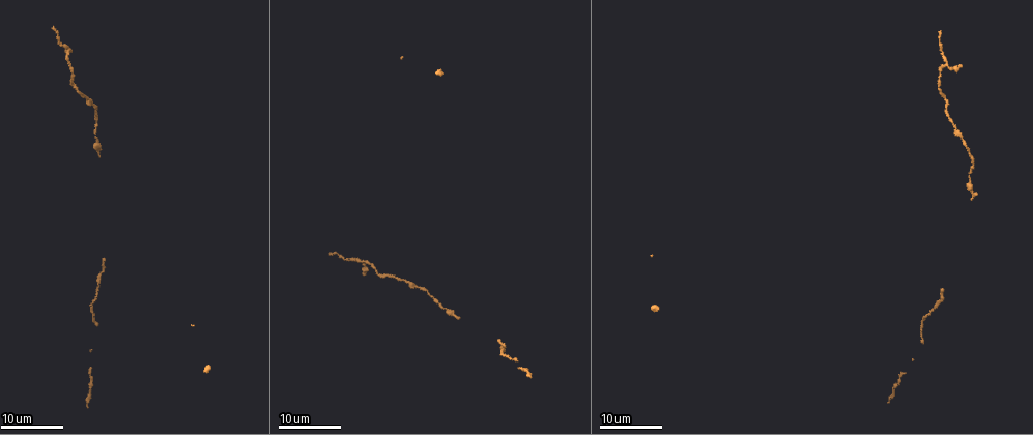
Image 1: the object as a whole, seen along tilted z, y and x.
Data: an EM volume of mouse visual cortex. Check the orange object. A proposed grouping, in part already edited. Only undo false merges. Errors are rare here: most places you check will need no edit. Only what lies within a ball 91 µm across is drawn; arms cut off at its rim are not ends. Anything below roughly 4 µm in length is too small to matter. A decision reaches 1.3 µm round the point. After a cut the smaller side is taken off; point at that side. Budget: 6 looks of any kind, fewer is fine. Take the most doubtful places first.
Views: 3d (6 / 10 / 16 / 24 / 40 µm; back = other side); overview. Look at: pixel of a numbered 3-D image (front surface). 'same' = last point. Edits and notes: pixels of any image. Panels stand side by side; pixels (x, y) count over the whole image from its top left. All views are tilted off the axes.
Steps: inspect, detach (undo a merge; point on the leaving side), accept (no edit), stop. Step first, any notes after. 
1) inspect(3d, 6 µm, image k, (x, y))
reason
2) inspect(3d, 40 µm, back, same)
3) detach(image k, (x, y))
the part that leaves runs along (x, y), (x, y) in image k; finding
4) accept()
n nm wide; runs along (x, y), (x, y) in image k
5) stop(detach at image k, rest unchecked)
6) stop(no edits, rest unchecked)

inspect(3d, 16 µm, image 1, (382, 276))
thick turns thin

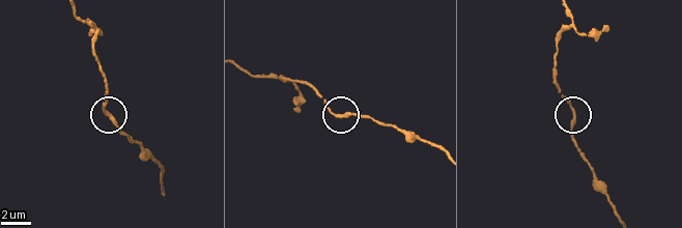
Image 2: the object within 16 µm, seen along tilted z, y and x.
inspect(3d, 10 µm, image 2, (107, 111))
zoom in

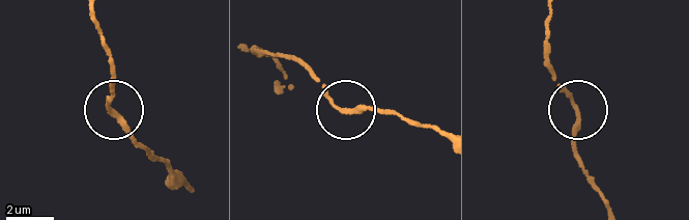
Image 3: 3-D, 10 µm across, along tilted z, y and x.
accept()
runs along (610, 208), (578, 149), (577, 109), (550, 70) in image 3; all the same neuron

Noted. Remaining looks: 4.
inspect(3d, 16 µm, image 1, (921, 343))
calibre changes

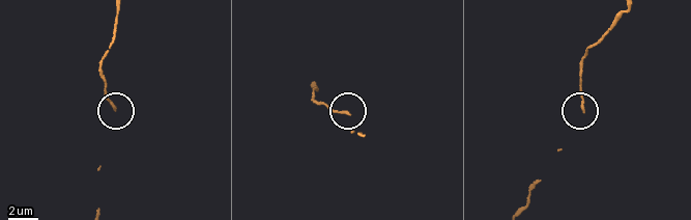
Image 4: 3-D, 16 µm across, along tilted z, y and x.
inspect(3d, 10 µm, image 4, (112, 108))
closer look

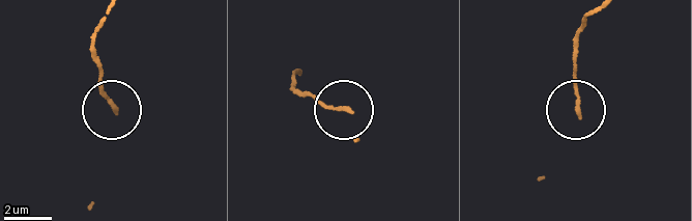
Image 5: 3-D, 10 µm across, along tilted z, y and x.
accept()
runs along (596, 12), (577, 35), (573, 109) in image 5; continuous, no second neuron

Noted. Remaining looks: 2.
inspect(3d, 24 µm, image 1, (97, 154))
thick turns thin

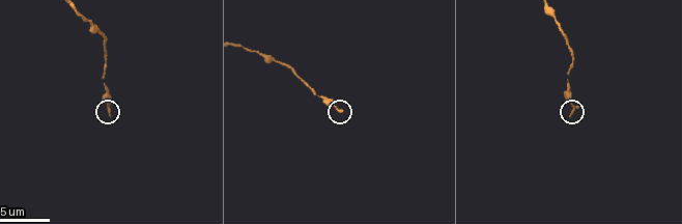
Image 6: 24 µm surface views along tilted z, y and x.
inspect(3d, 10 µm, image 6, (574, 111))

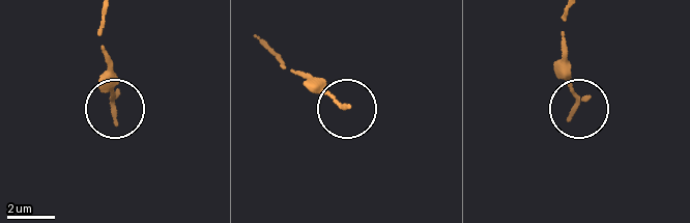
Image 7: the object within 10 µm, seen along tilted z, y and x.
accept()
all the same neuron

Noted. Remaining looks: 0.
stop(no edits, rest unchecked)

